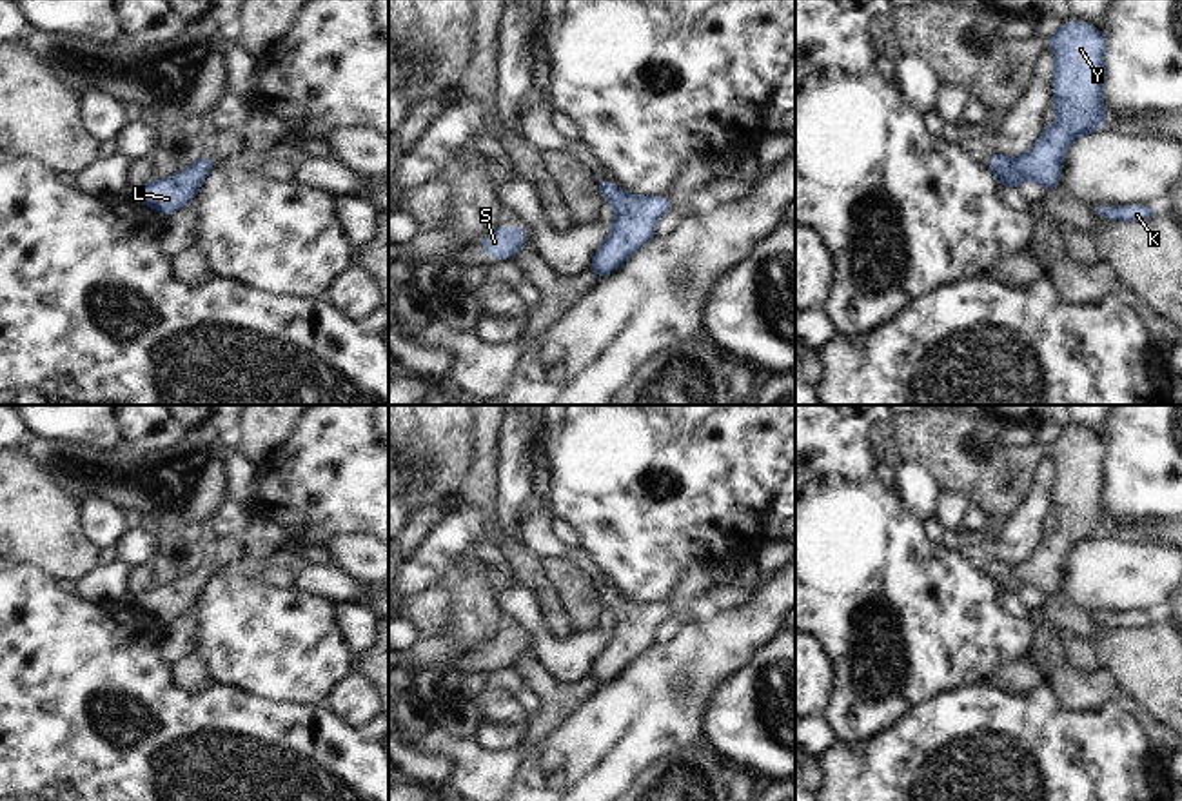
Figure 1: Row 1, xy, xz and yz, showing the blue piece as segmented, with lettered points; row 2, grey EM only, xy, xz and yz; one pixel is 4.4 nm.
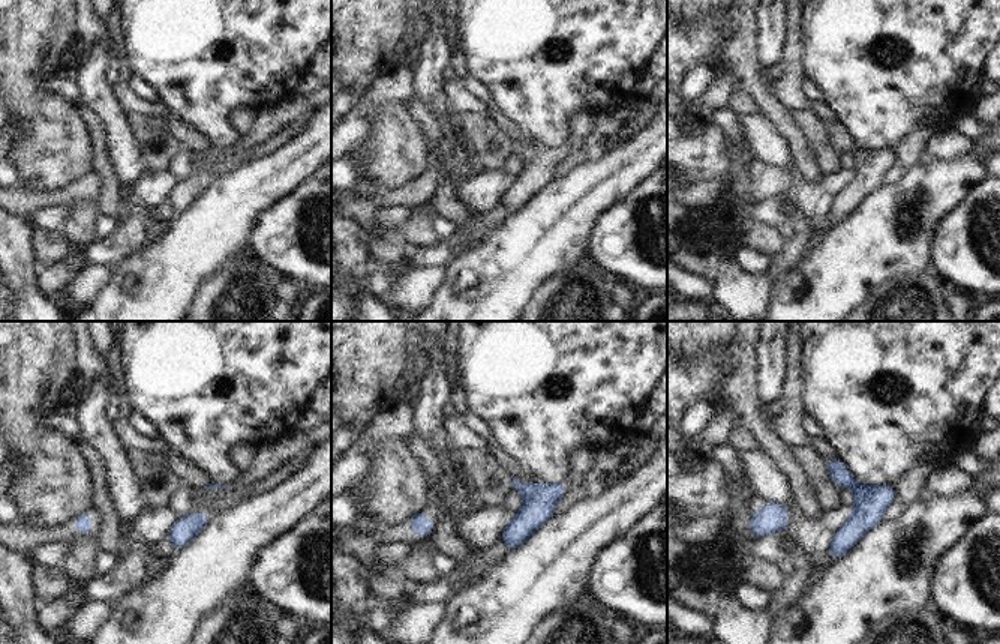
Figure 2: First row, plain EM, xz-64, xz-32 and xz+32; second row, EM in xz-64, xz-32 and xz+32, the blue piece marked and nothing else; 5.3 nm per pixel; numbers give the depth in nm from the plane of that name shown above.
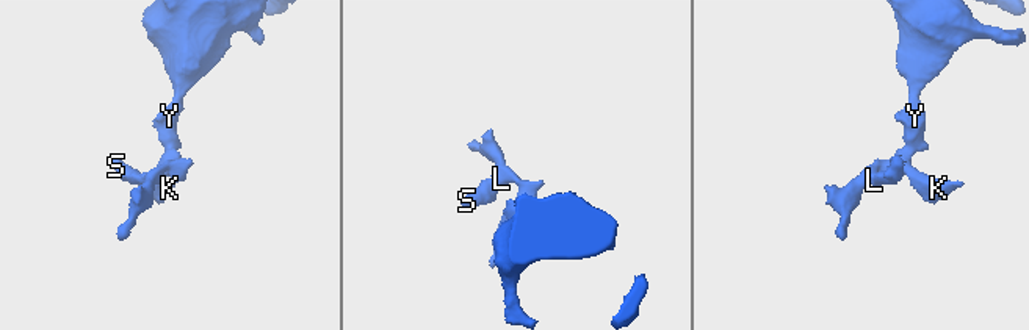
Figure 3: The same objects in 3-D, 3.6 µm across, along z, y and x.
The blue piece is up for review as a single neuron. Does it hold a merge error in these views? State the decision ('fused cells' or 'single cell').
single cell

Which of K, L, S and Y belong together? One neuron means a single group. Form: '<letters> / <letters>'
K L S Y

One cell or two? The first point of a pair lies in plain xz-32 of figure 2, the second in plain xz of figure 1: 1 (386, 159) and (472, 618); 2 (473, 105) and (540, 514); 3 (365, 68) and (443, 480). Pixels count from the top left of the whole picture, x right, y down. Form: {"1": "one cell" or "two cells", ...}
{"1": "one cell", "2": "one cell", "3": "one cell"}

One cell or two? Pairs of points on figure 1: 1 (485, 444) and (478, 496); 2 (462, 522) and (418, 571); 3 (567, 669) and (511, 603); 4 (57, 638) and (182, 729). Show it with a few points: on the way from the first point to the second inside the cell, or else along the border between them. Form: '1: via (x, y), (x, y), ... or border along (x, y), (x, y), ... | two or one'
1: via (485, 456), (480, 484) | one
2: via (451, 534), (431, 558) | one
3: via (552, 652), (527, 620) | one
4: via (88, 669), (109, 691), (137, 694), (151, 707) | one

